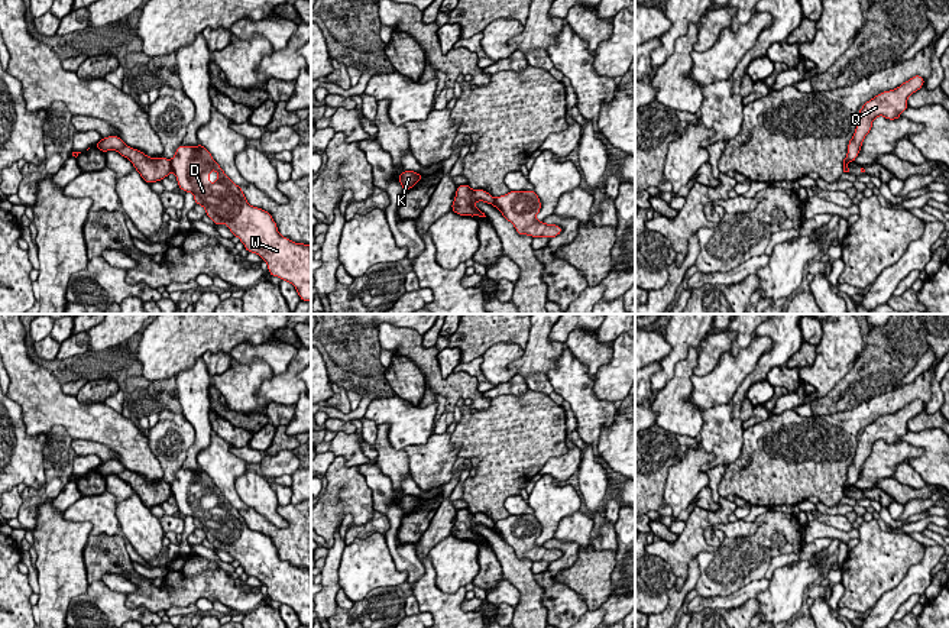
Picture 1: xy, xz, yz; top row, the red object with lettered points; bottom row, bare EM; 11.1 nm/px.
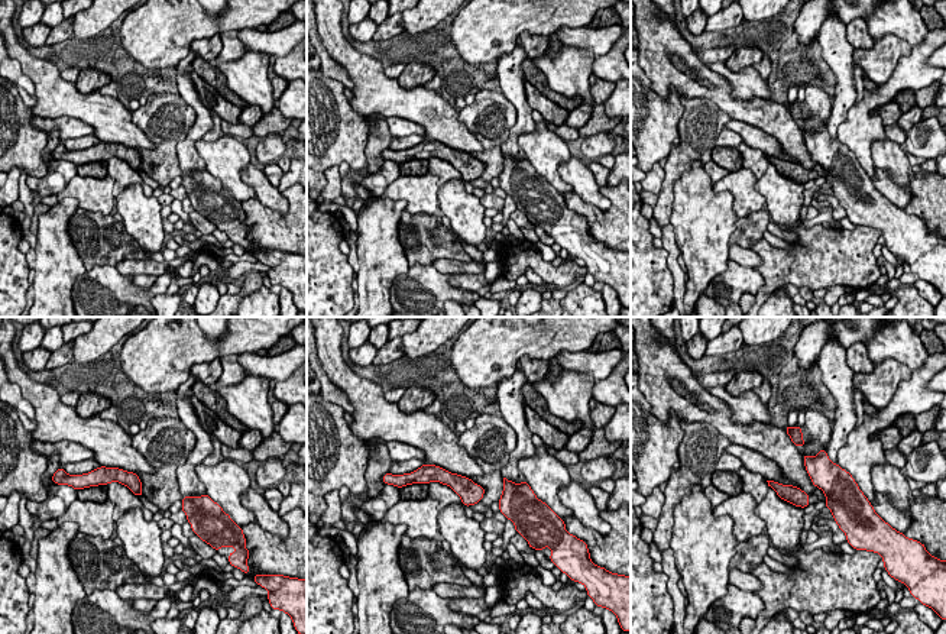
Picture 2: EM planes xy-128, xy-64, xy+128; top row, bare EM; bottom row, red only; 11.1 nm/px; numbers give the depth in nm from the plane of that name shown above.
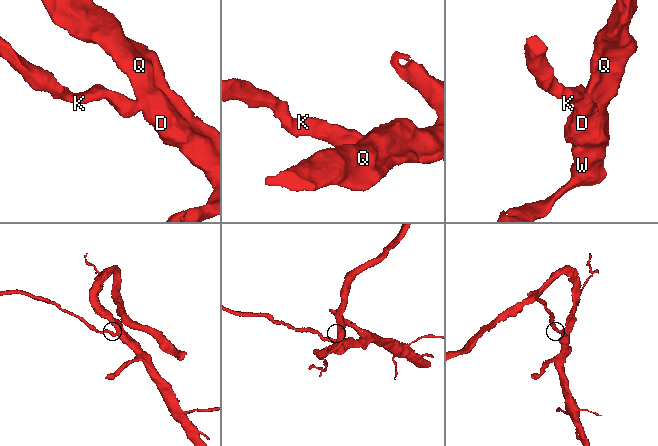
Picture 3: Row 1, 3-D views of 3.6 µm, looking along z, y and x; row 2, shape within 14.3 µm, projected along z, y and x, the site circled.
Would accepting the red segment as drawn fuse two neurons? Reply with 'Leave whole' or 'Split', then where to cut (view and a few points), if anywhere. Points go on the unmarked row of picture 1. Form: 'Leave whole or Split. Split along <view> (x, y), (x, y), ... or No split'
Split. Split along xy (169, 485), (172, 495)

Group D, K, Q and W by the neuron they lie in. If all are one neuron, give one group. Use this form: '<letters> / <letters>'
D Q W / K

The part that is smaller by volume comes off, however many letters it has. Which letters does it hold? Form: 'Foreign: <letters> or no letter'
Foreign: K

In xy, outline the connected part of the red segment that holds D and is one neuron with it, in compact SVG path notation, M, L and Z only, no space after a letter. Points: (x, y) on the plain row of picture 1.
M179 469L175 476L171 489L178 511L194 518L214 548L227 548L247 576L268 587L272 601L292 608L311 627L311 569L281 560L272 538L250 530L203 469Z

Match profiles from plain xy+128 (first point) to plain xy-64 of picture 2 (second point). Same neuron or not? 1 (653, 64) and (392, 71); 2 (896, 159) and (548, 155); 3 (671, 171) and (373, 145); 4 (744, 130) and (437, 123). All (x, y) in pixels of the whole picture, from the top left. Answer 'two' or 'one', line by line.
1: two
2: two
3: one
4: two

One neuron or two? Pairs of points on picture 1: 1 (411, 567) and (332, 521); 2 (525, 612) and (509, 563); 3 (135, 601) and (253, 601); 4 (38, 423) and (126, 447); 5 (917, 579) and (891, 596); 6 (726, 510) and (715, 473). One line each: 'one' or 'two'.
1: two
2: one
3: one
4: one
5: one
6: two

